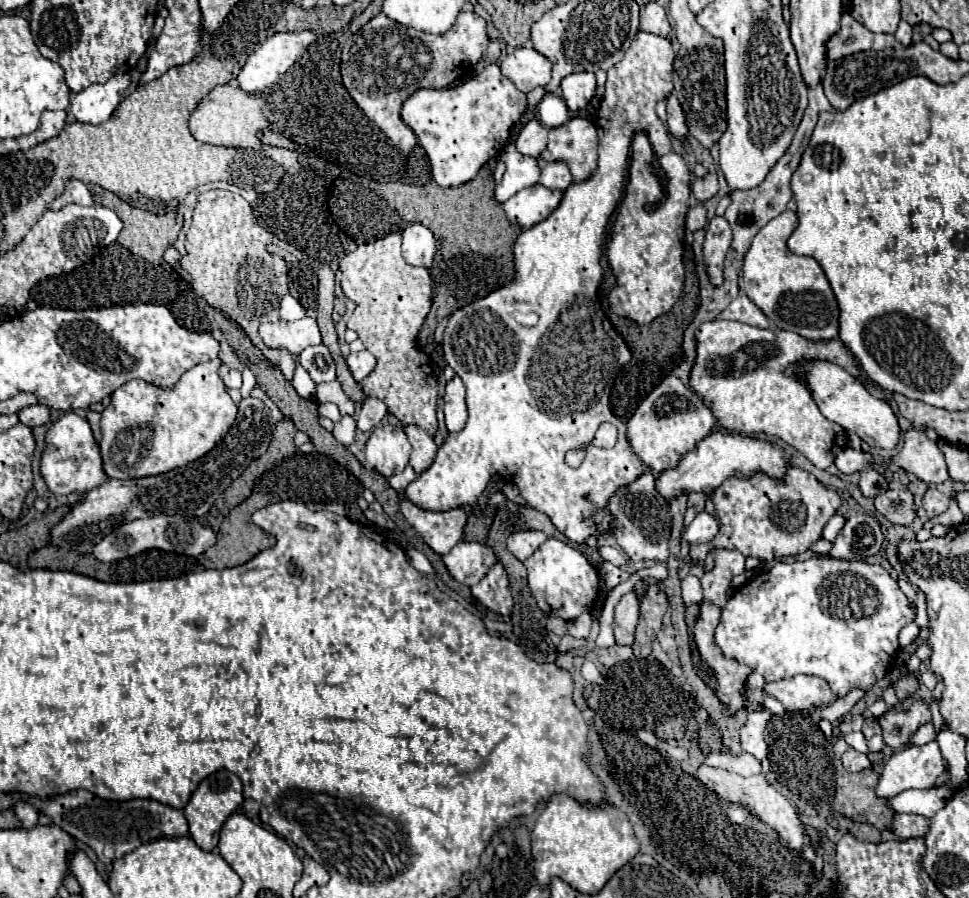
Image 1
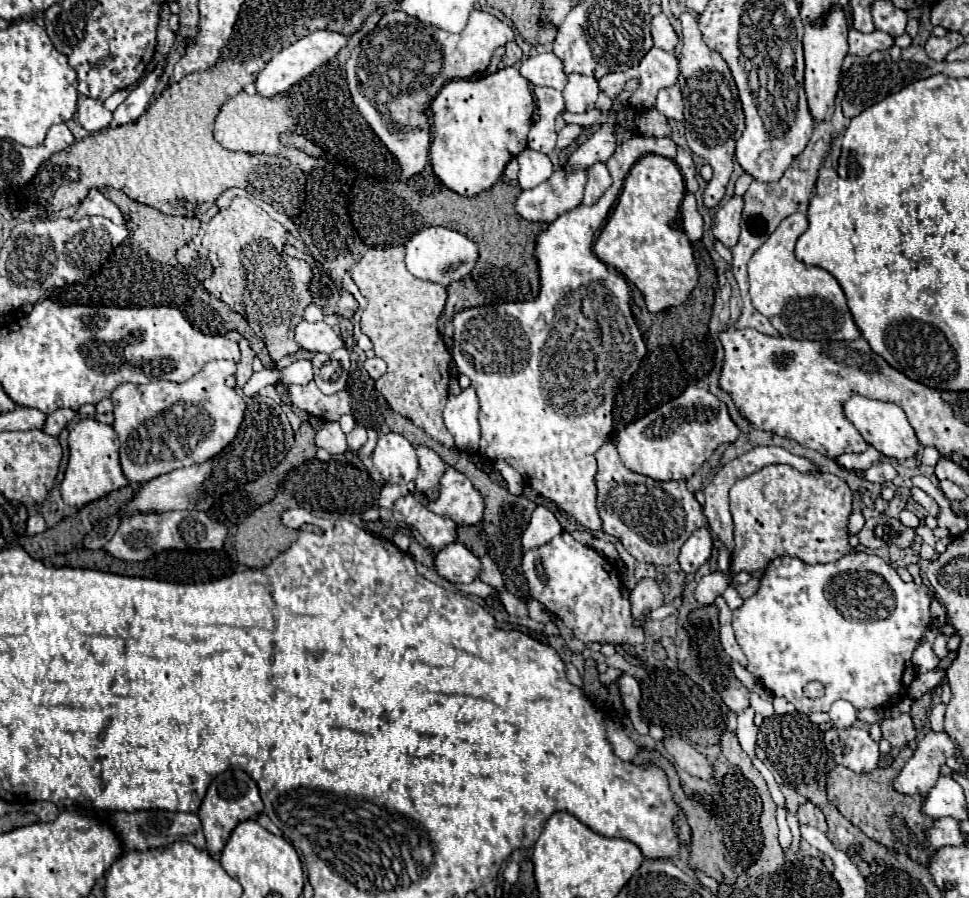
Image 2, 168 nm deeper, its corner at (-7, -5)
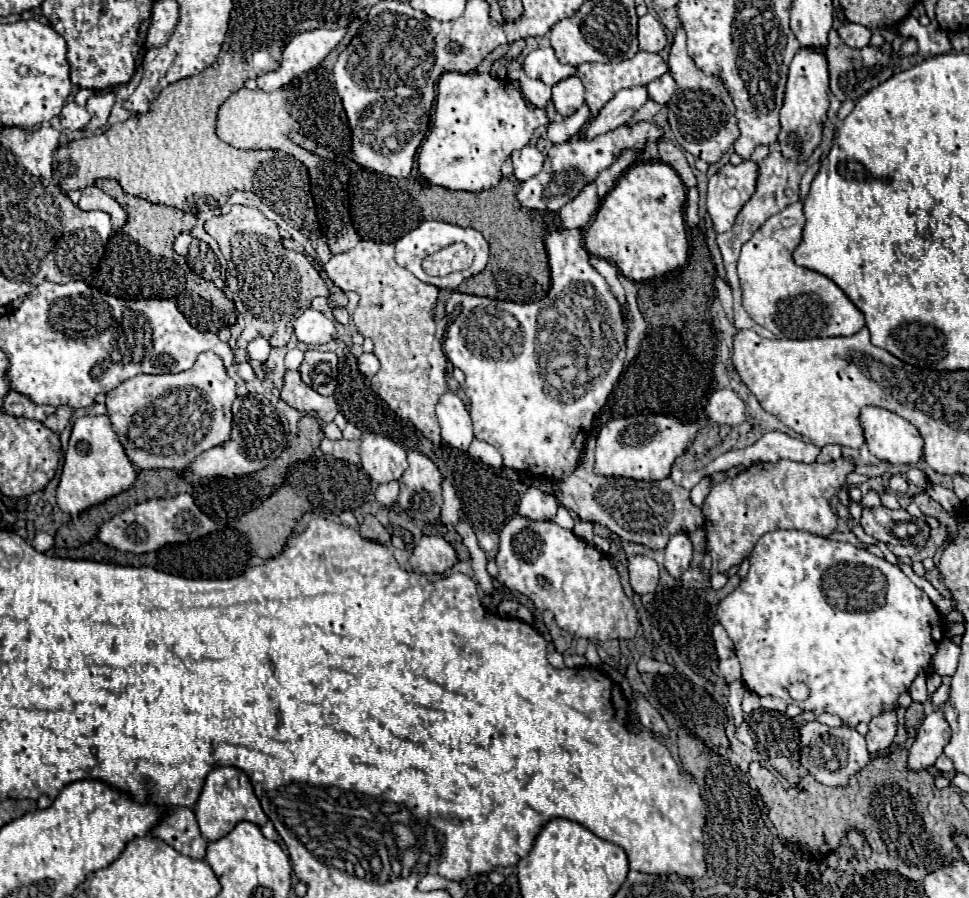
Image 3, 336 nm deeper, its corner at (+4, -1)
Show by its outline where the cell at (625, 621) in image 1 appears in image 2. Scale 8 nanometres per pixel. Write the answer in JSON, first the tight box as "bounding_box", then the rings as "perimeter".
{"bounding_box":[631,578,663,622],"perimeter":[[[641,578],[637,586],[631,590],[633,618],[637,622],[645,622],[649,612],[663,604],[663,590],[655,578]]]}

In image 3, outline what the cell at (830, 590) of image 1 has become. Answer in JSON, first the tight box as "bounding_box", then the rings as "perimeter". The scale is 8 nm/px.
{"bounding_box":[716,530,944,728],"perimeter":[[[796,530],[768,532],[758,540],[758,544],[750,556],[748,576],[740,582],[740,586],[732,594],[728,594],[718,604],[716,616],[718,616],[718,622],[724,626],[724,630],[728,632],[730,640],[734,642],[736,656],[742,666],[742,680],[750,692],[754,692],[758,696],[778,696],[778,698],[786,700],[788,704],[792,704],[792,700],[788,696],[790,684],[792,682],[806,682],[810,686],[810,696],[808,696],[806,706],[802,710],[810,710],[814,714],[822,714],[822,712],[838,714],[850,728],[854,728],[858,722],[870,722],[870,718],[878,716],[880,712],[894,710],[898,696],[902,692],[908,692],[916,674],[920,670],[930,668],[930,658],[936,652],[936,644],[944,636],[944,624],[940,620],[938,610],[934,608],[930,598],[898,566],[894,566],[882,558],[876,558],[868,550],[856,548],[848,542],[836,542],[830,538],[812,536],[808,532],[796,532]]]}

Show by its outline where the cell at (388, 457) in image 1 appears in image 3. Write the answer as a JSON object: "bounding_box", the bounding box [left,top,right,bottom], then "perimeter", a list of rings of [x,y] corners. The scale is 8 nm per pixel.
{"bounding_box":[360,434,408,482],"perimeter":[[[366,434],[360,444],[362,470],[376,482],[392,482],[408,468],[406,450],[382,434]]]}

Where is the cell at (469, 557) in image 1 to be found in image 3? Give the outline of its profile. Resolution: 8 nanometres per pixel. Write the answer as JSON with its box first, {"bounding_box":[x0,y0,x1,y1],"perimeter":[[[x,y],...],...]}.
{"bounding_box":[410,536,458,574],"perimeter":[[[422,536],[414,546],[410,564],[420,574],[444,574],[458,562],[456,550],[442,536]]]}

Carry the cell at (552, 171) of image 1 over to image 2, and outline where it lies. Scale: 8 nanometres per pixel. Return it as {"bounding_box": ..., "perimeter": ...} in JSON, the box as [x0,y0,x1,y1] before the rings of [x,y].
{"bounding_box":[567,124,617,168],"perimeter":[[[601,124],[597,128],[597,132],[587,138],[571,156],[567,166],[569,168],[587,168],[595,162],[605,162],[617,146],[617,138],[615,138],[615,130],[617,124]]]}

